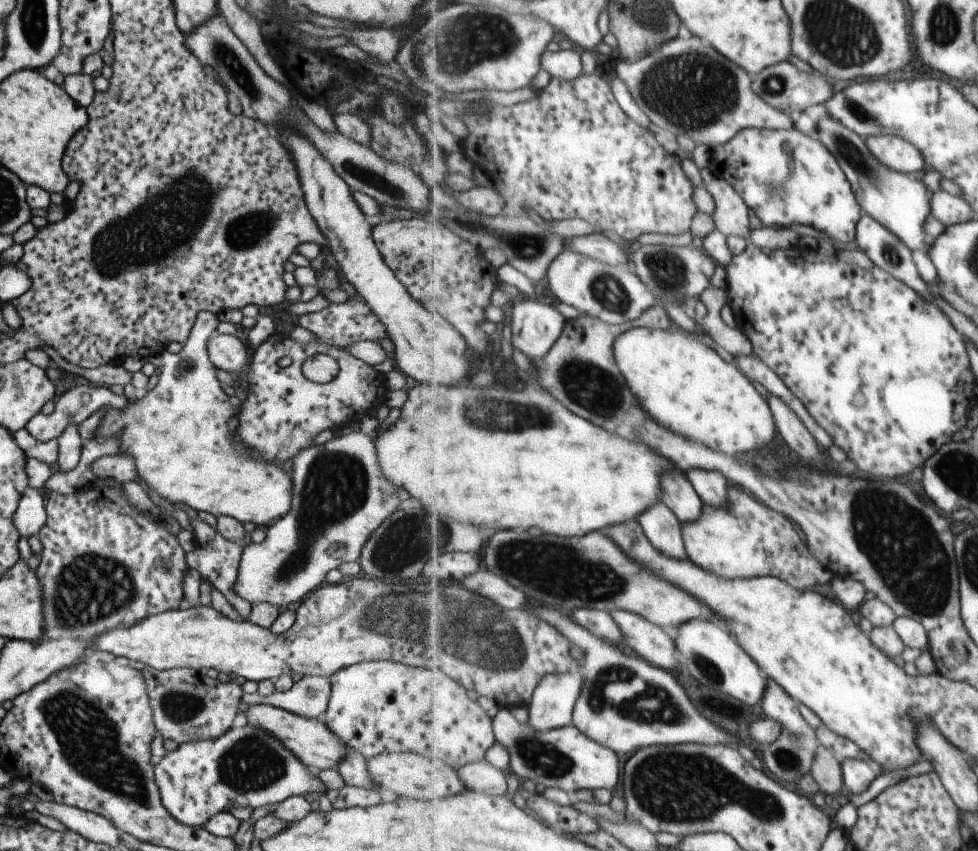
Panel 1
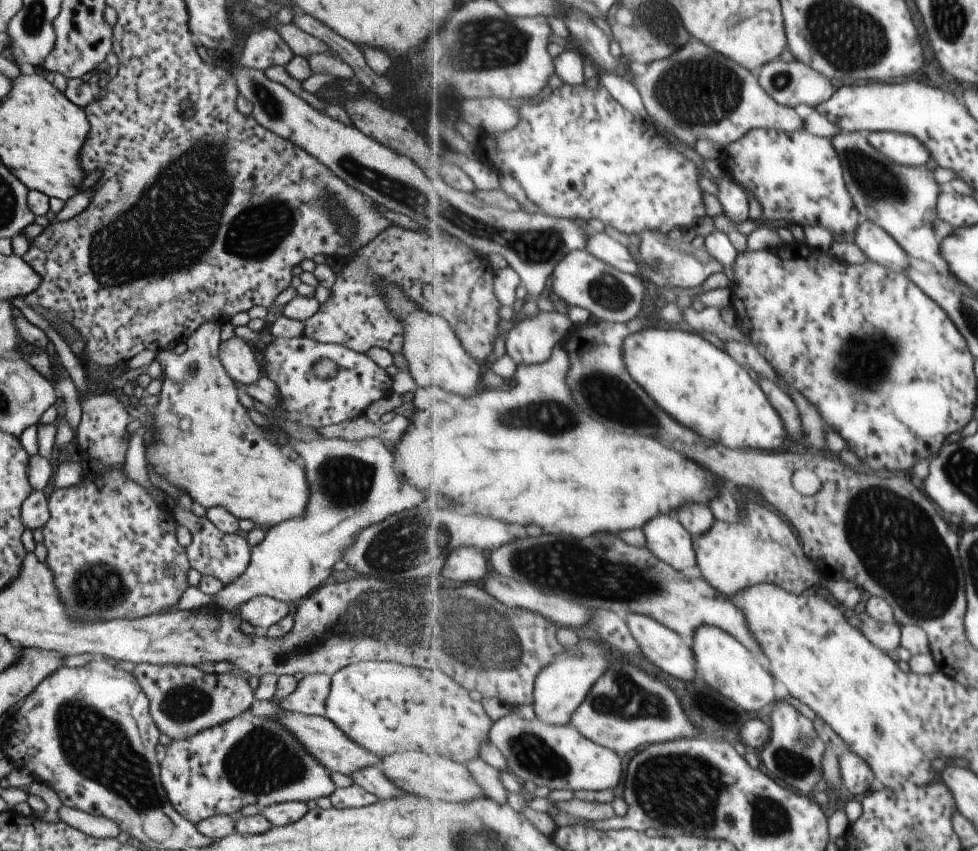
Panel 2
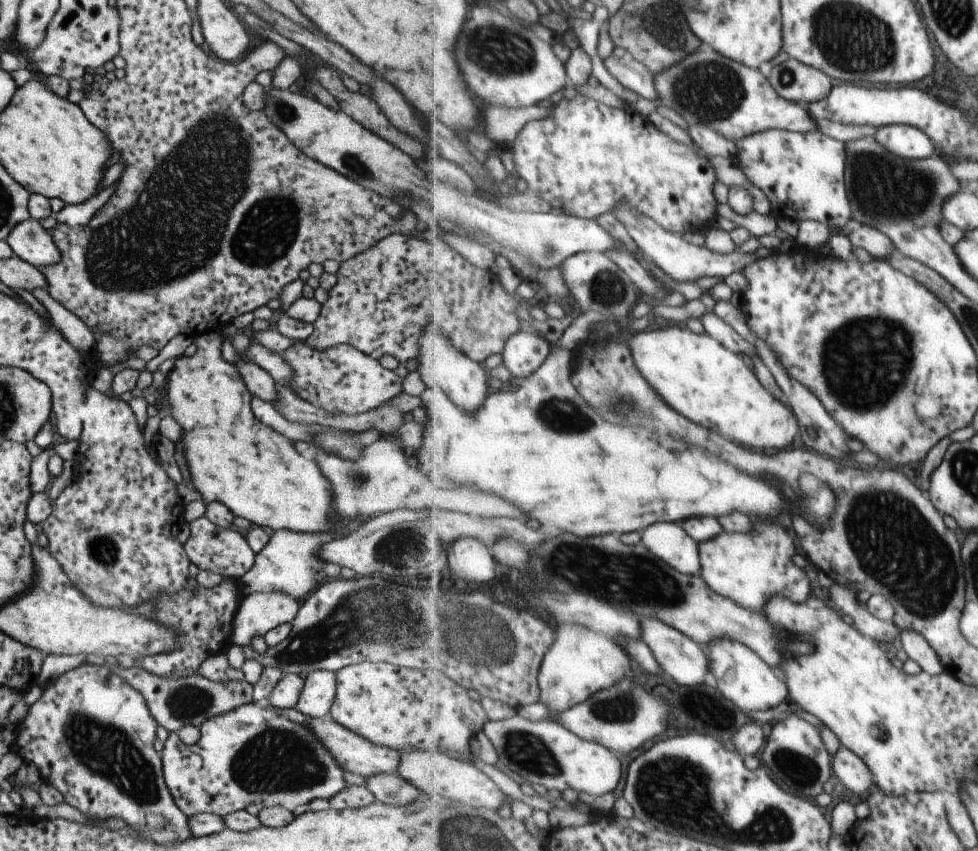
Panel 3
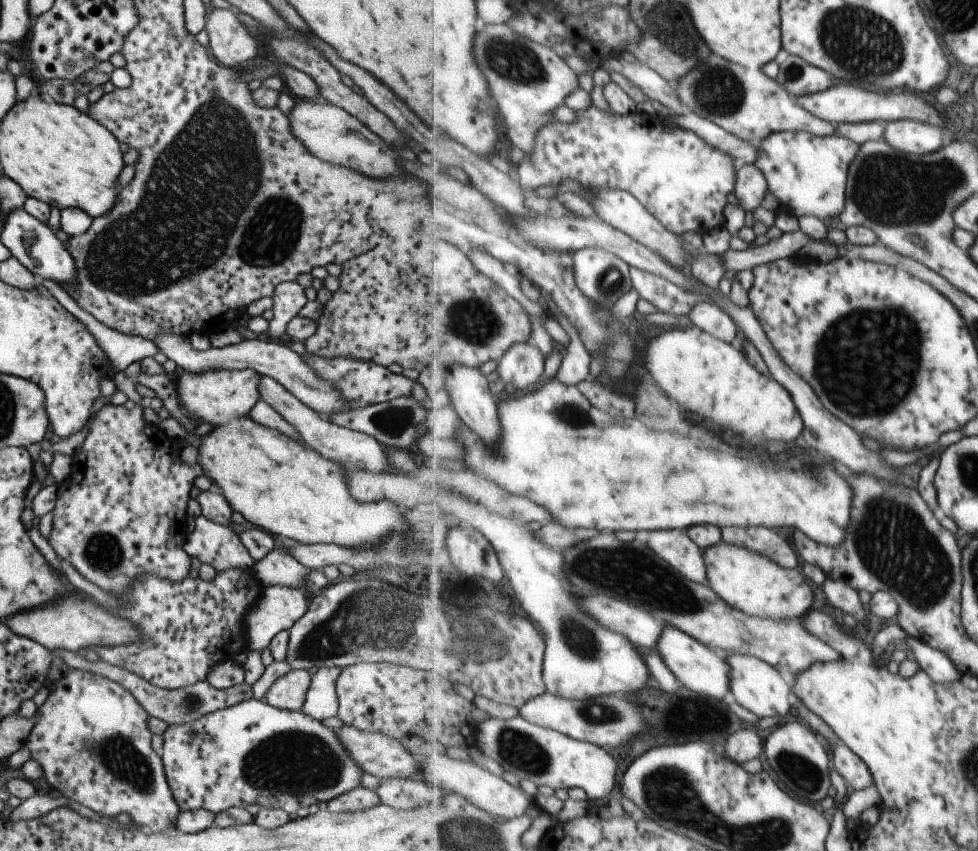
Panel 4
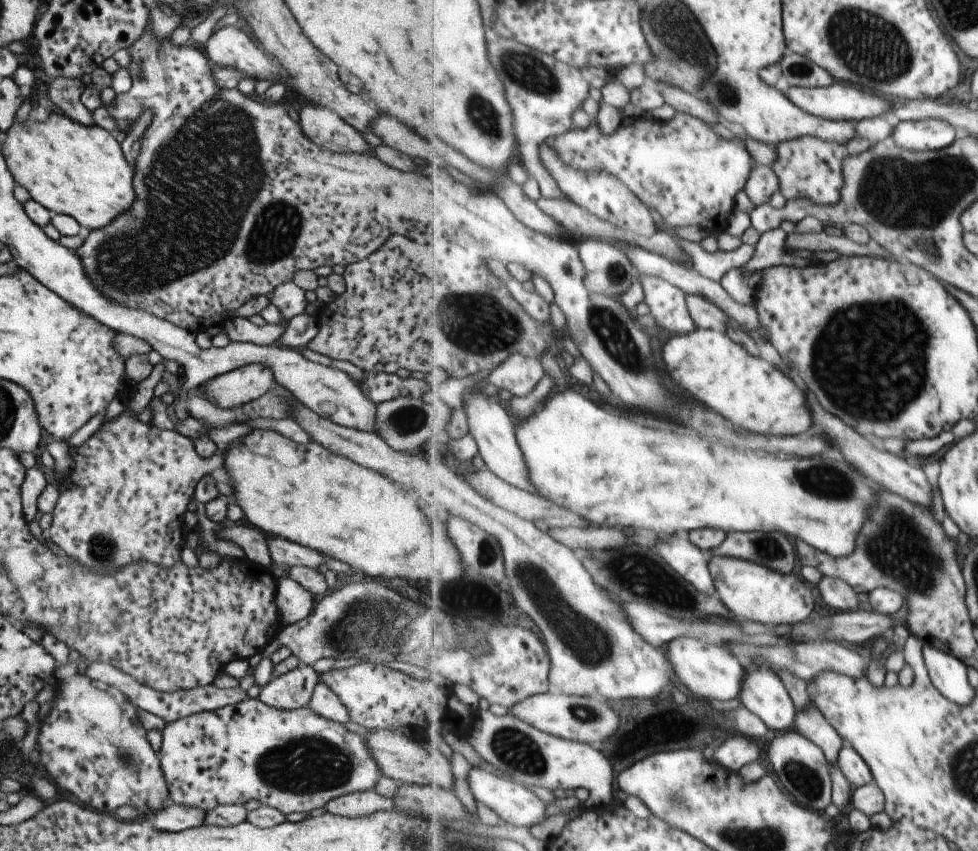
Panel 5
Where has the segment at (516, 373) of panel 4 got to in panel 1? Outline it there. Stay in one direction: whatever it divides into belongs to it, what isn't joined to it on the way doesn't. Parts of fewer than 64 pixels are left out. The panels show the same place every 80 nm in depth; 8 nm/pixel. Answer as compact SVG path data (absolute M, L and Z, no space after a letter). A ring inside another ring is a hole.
M540 297L523 299L511 309L513 346L531 359L544 357L564 332L567 319Z

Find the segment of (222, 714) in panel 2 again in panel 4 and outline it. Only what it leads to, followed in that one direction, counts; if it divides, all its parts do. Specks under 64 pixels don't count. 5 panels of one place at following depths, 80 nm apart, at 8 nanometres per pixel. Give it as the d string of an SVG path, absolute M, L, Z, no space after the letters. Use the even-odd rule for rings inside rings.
M51 650L52 656L58 656L70 669L79 669L81 671L95 673L99 676L107 677L113 682L117 682L122 687L125 687L132 695L133 698L143 707L143 710L148 716L163 720L167 726L169 725L184 725L198 718L201 715L220 711L224 708L229 708L234 704L249 700L252 698L252 687L240 683L224 689L217 689L209 685L205 679L197 681L196 683L179 687L176 689L167 690L149 681L138 677L134 672L129 672L126 668L121 668L115 665L110 665L105 661L96 660L94 658L82 658L79 654L71 652L70 650Z

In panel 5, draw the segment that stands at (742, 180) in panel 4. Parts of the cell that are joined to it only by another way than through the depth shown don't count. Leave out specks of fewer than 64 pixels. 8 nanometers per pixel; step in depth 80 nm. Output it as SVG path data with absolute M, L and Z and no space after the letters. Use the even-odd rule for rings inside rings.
M757 164L743 190L756 206L769 203L773 192L780 192L780 180L770 166Z

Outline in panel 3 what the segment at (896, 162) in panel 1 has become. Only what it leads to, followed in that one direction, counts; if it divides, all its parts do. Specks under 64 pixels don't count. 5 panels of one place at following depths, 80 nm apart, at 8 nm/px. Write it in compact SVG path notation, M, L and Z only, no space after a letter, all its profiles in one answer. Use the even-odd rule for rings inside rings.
M909 125L881 127L874 139L889 152L906 159L928 159L935 154L935 143L927 133Z

